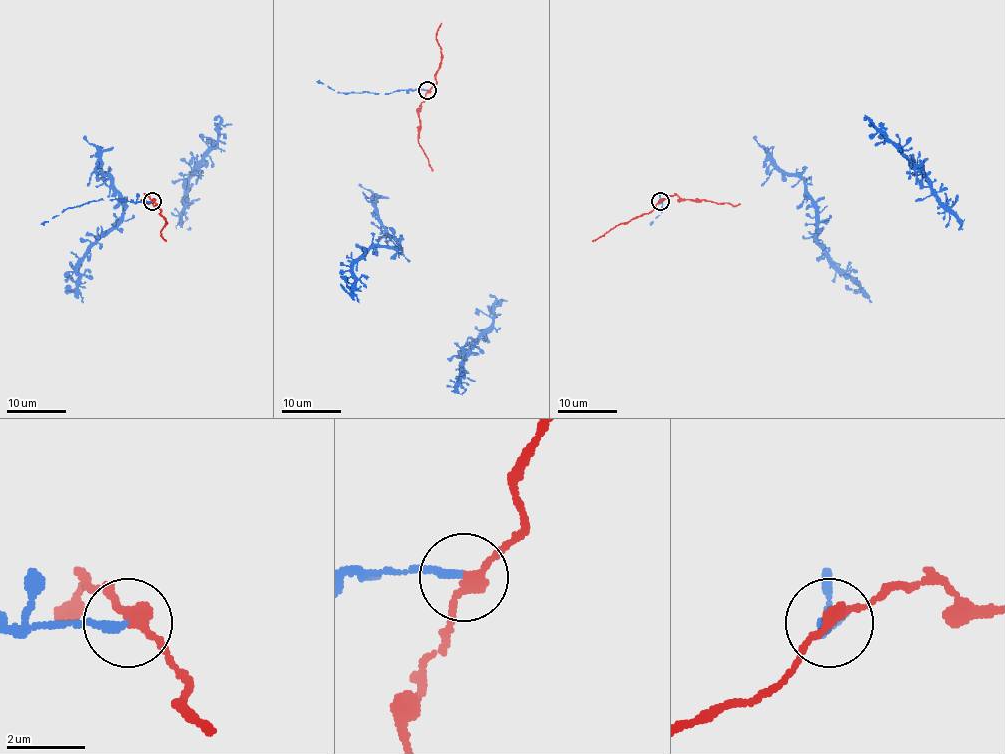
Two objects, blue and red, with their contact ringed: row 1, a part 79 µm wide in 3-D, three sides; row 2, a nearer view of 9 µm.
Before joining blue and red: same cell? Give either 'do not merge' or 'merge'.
do not merge

